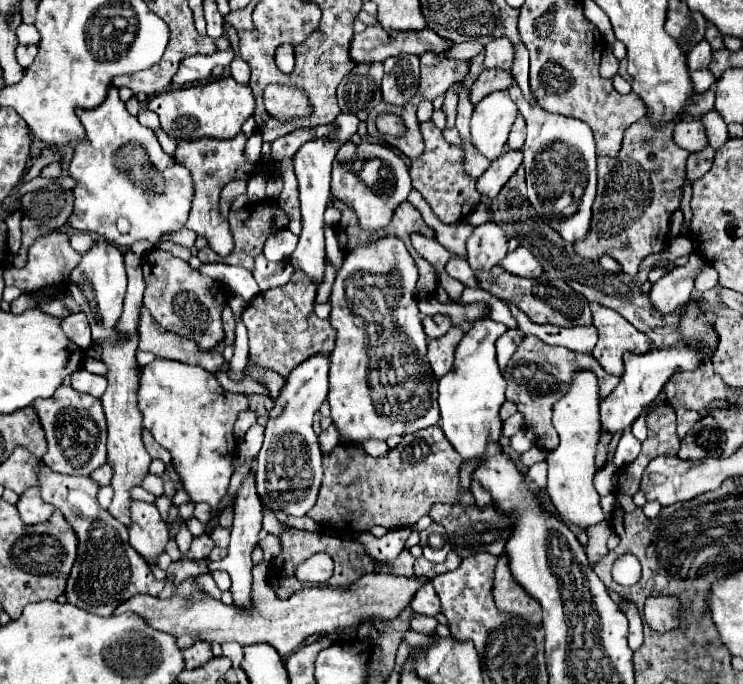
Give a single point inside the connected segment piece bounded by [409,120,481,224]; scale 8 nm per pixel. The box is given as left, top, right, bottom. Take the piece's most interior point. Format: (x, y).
(439, 175)

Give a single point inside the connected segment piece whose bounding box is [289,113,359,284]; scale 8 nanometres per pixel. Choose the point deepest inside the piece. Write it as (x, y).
(312, 163)

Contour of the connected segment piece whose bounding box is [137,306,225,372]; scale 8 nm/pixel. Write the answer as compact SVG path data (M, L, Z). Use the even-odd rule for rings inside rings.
M141 306L139 312L139 350L153 352L159 358L177 360L185 364L203 366L209 372L217 372L219 366L225 364L223 356L219 352L205 352L195 346L189 338L177 336L169 330L163 330L149 314L145 306Z

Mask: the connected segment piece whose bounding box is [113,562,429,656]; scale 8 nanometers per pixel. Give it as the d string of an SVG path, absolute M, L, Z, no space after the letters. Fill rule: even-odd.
M261 562L257 566L253 566L253 598L255 598L255 608L253 610L235 610L235 606L225 606L223 602L205 596L205 594L195 594L191 600L173 596L169 600L161 600L155 596L133 596L127 602L119 604L117 610L113 614L121 614L121 612L133 612L139 618L143 618L151 628L171 634L177 642L177 646L187 648L191 646L197 638L205 638L207 642L239 642L241 646L251 644L251 642L267 642L271 644L281 656L291 654L293 650L297 650L301 646L301 642L311 636L311 634L333 634L339 632L347 626L359 626L363 618L369 616L377 616L383 620L391 620L395 618L405 606L409 606L413 594L419 590L419 586L423 586L423 582L429 582L427 578L403 578L403 576L391 576L391 574L383 574L383 572L375 572L375 574L365 574L363 578L359 578L357 582L349 584L349 586L323 586L323 588L303 588L297 594L293 594L287 600L279 600L275 596L275 592L271 590L269 582L267 582L267 564Z

